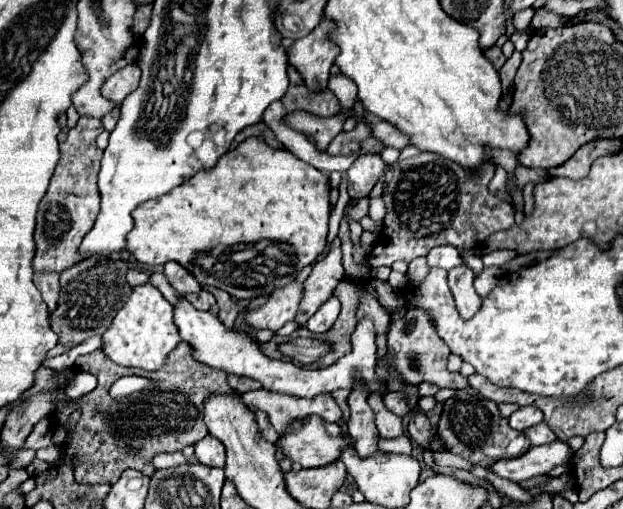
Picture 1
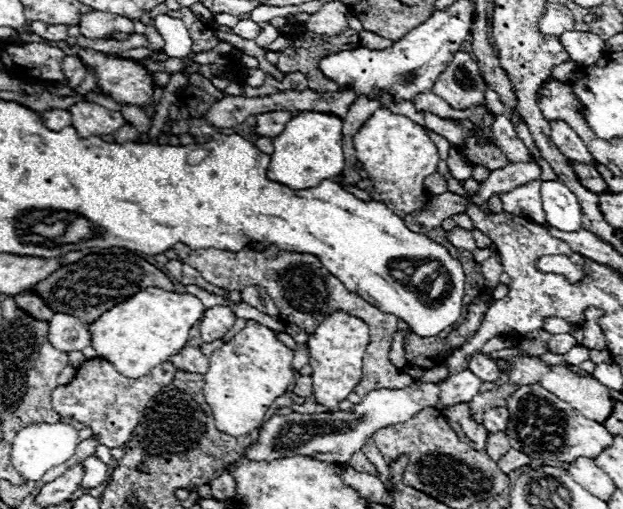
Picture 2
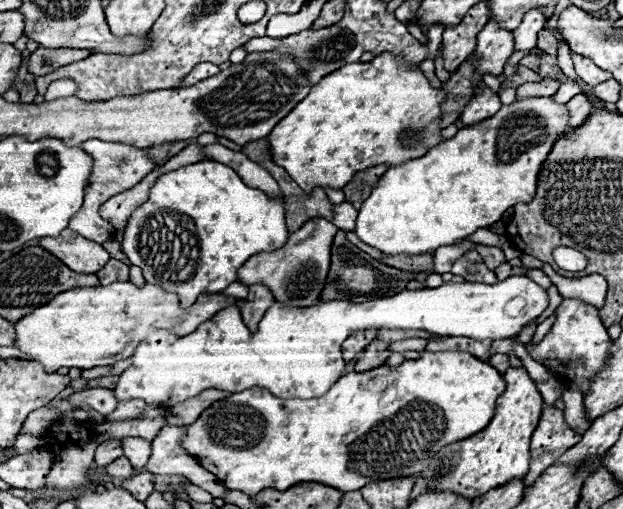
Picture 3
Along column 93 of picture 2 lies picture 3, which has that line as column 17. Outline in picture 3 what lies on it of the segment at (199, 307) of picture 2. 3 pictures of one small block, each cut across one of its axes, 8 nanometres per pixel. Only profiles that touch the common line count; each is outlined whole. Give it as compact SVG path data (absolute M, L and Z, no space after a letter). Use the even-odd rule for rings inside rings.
M130 280L96 288L72 288L16 324L16 348L38 360L46 372L56 372L58 368L88 370L110 366L130 356L130 342L140 344L148 334L160 328L174 330L178 336L190 334L216 312L236 302L238 298L234 296L206 292L200 294L190 308L182 308L178 294L154 284L136 286Z

